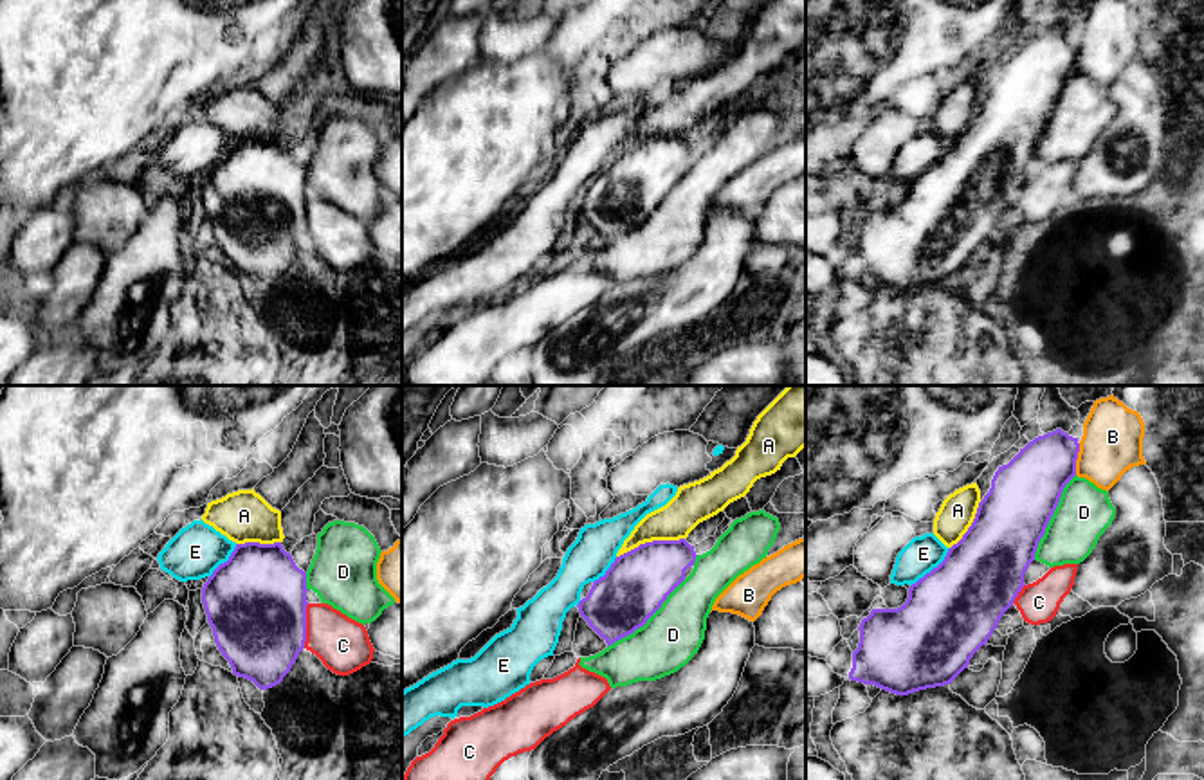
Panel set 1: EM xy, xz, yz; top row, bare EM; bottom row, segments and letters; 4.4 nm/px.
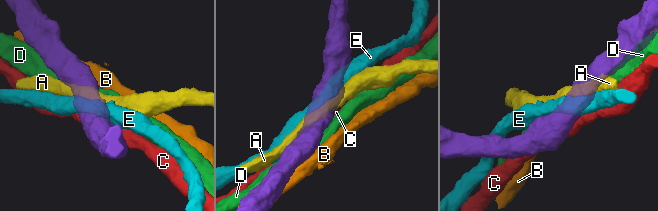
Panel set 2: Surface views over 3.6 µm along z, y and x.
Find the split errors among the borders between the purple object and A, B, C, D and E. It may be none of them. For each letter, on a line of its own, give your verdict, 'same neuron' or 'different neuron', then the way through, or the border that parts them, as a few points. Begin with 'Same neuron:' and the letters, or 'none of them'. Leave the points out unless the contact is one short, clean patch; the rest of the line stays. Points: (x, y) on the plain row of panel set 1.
Same neuron: none of them
A: different neuron
B: different neuron
C: different neuron
D: different neuron
E: different neuron

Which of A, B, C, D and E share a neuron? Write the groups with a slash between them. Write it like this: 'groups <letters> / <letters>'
groups A / B C D / E

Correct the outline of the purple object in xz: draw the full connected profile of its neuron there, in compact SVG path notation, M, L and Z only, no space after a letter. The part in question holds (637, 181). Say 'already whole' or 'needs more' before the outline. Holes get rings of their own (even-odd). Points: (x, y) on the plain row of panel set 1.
already whole; M685 135L640 141L616 153L593 178L577 202L579 209L609 243L647 220L685 177L696 153Z

